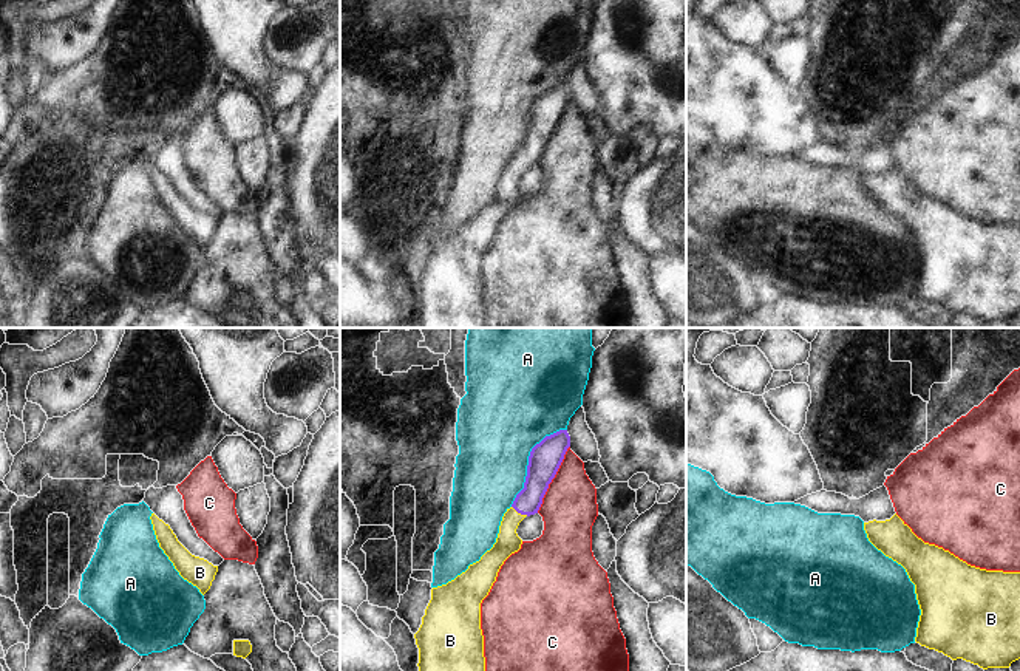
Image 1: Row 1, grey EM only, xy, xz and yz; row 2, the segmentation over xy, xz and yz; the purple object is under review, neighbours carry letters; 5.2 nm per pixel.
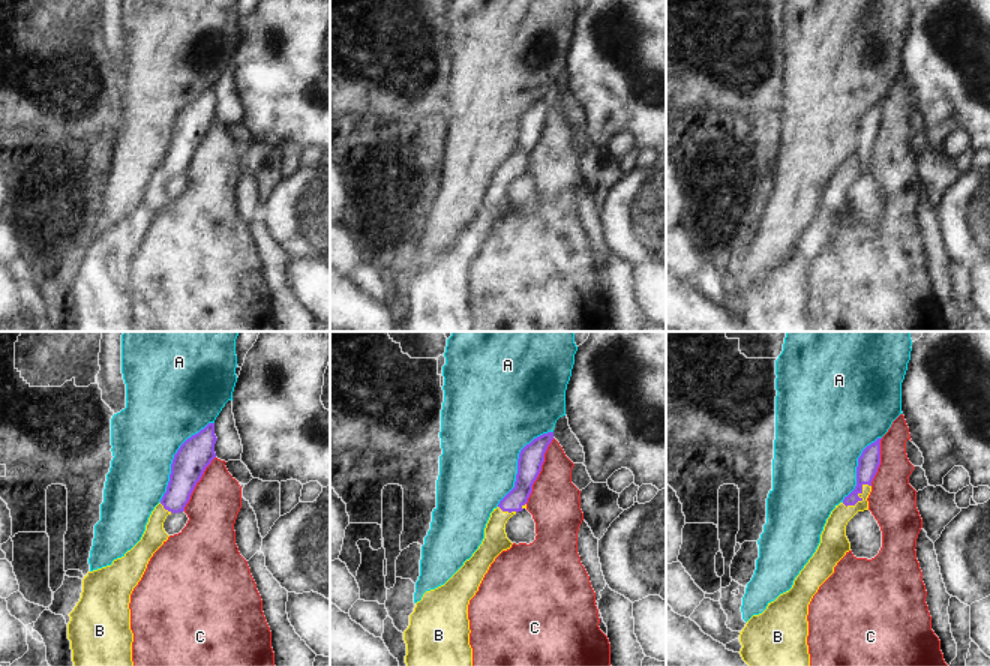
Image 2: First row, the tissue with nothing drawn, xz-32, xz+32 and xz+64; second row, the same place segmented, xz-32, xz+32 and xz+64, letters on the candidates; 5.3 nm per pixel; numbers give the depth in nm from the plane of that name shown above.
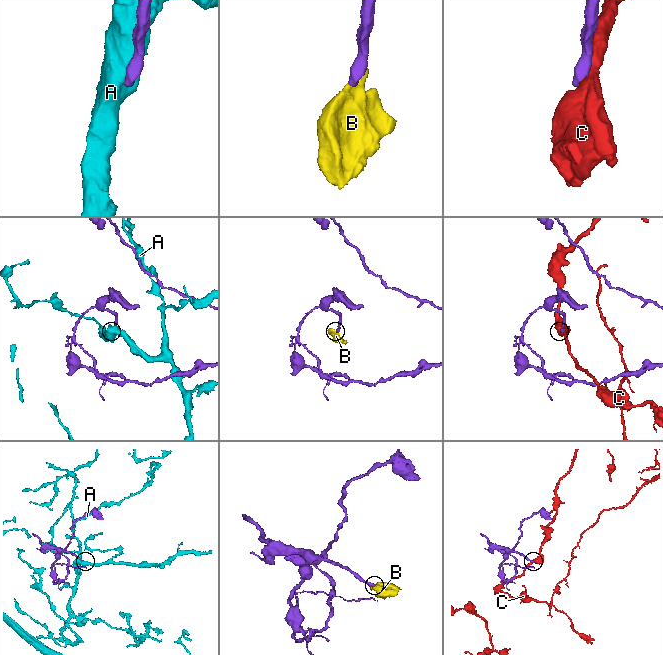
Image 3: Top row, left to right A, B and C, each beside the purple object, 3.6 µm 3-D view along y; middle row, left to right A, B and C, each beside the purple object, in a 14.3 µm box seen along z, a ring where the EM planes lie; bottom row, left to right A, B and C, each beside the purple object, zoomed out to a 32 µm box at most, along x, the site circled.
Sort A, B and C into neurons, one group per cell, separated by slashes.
A / B / C

